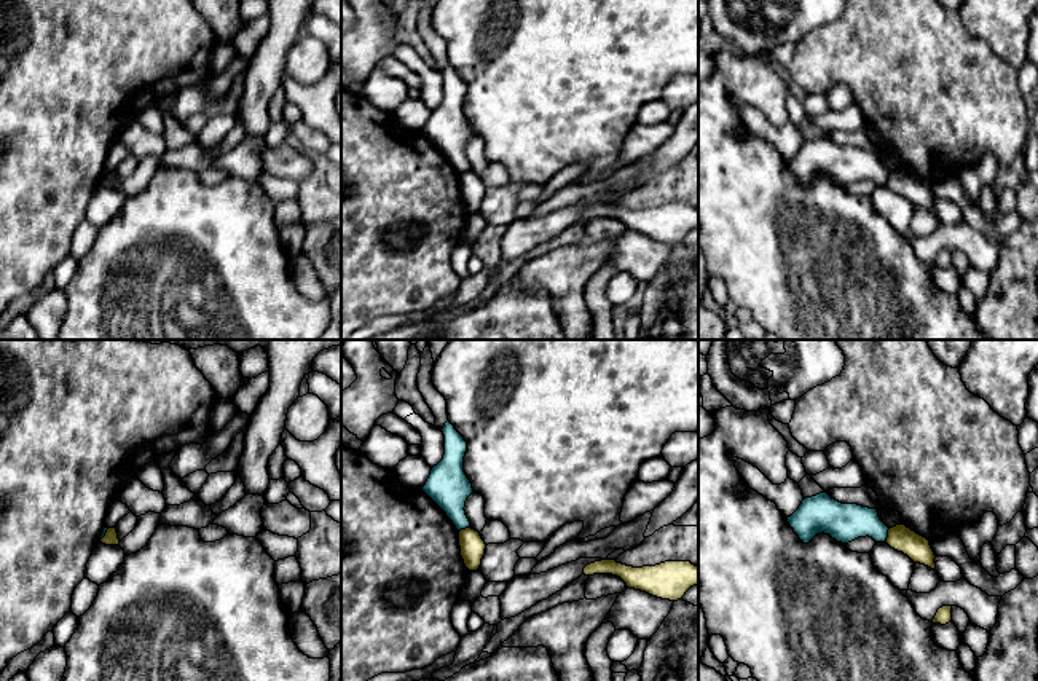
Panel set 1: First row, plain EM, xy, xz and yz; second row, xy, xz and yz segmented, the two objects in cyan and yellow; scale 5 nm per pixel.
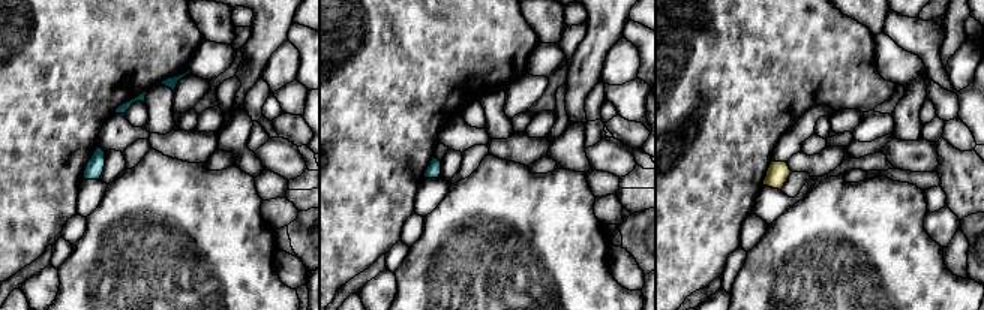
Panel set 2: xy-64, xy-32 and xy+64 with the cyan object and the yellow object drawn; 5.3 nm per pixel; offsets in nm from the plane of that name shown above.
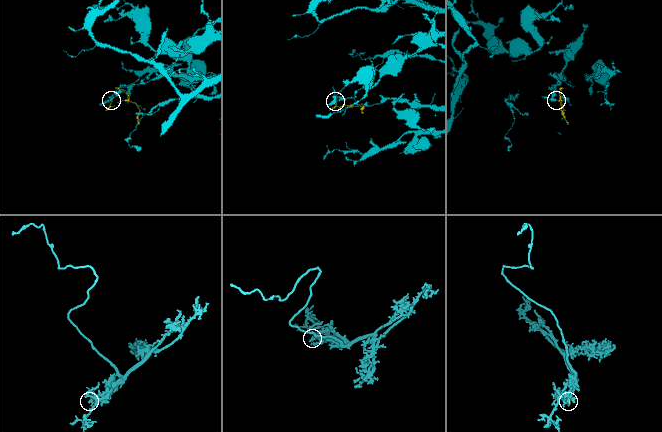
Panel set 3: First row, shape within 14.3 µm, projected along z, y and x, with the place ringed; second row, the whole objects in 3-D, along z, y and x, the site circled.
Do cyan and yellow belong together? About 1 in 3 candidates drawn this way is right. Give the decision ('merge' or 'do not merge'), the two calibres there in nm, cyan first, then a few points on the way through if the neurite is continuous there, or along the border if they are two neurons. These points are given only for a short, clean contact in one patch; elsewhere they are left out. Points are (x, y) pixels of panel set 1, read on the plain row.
do not merge; calibres 190 and 130 nm; border yz (890, 171), (885, 184)

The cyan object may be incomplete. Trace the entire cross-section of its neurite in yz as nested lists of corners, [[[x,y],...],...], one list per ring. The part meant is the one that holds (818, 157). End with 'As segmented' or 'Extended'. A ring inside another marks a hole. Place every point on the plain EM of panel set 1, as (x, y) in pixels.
[[[826,134],[805,140],[799,152],[788,159],[788,166],[804,187],[821,175],[842,187],[866,179],[875,185],[887,185],[890,172],[880,163],[877,152],[842,147]]]. As segmented

